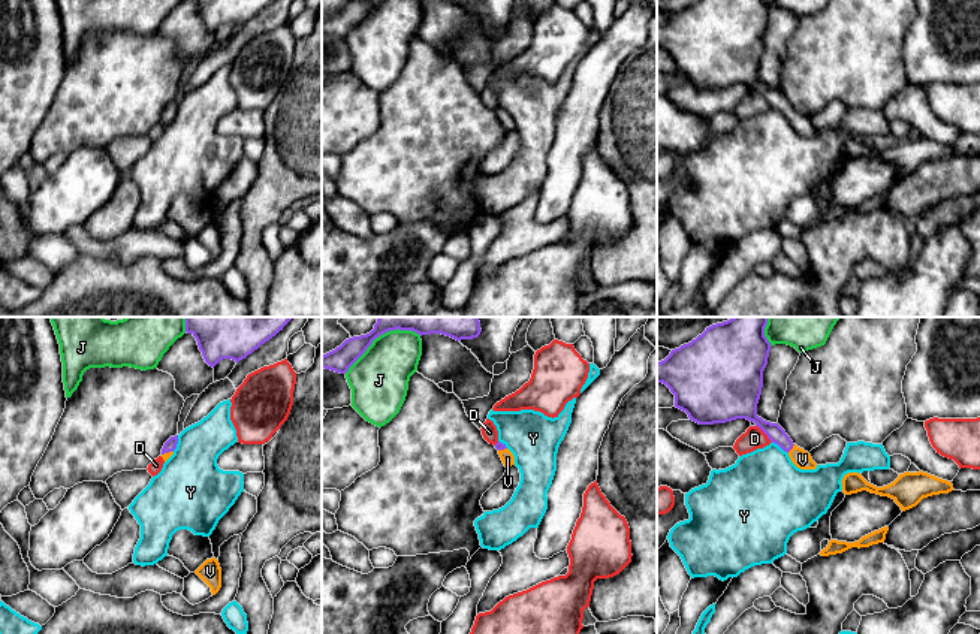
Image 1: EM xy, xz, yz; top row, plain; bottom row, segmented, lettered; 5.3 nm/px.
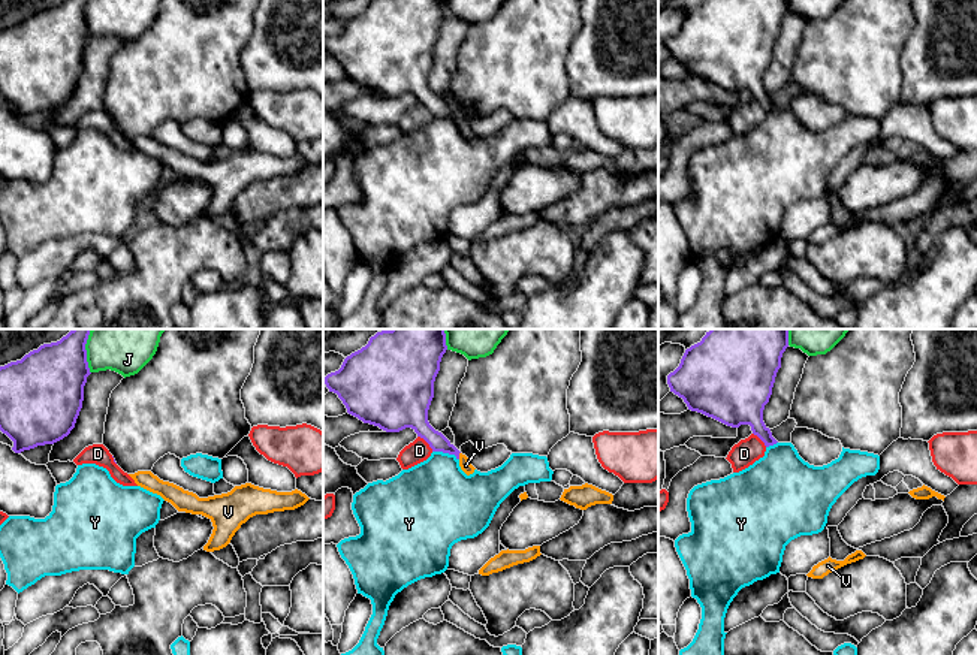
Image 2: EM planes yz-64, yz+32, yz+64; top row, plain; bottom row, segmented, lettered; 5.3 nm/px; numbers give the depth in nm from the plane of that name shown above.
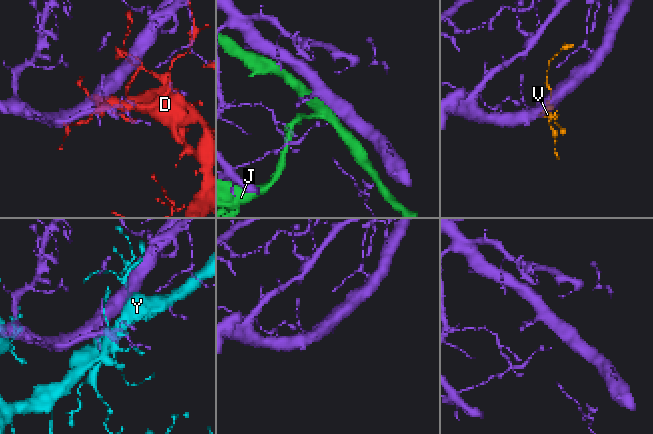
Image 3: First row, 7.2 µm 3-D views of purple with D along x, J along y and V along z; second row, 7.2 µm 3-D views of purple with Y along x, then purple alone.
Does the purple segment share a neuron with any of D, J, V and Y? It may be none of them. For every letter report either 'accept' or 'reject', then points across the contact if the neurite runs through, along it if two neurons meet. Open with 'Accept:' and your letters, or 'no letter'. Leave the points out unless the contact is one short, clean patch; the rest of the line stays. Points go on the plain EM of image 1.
Accept: V
D: reject
J: reject
V: accept; runs through yz (774, 96), (790, 114), (802, 124)
Y: reject

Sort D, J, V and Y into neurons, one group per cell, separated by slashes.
D / J / V / Y

